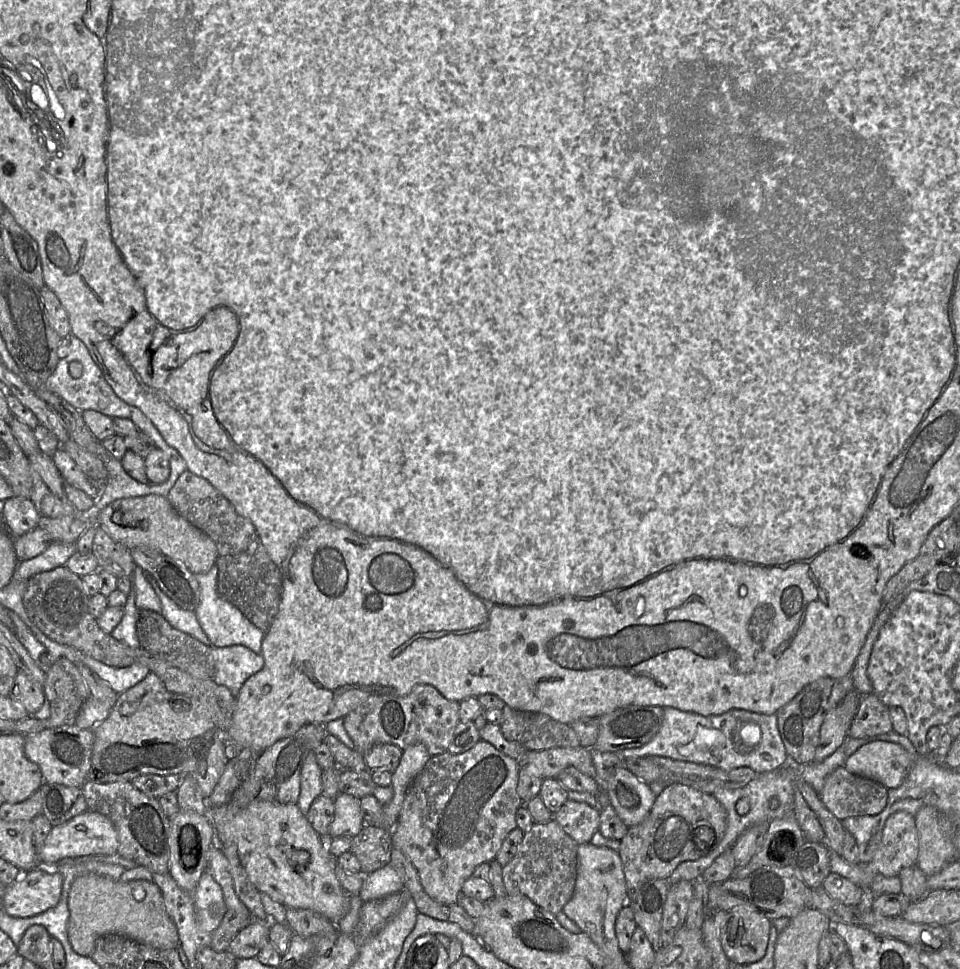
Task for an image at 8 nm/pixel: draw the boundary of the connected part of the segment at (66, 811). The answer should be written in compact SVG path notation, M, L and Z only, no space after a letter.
M44 782L40 791L41 813L52 826L61 825L87 810L81 787Z

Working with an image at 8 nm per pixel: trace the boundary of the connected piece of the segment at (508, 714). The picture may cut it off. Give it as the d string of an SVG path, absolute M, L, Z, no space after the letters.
M505 705L499 725L506 740L517 742L528 751L580 746L579 739L569 724L542 713L518 711Z

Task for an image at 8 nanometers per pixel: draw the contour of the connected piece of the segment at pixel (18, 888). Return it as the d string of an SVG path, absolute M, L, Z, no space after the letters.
M39 867L22 873L20 878L5 887L1 897L7 914L13 917L32 917L56 906L62 893L63 877L55 867Z

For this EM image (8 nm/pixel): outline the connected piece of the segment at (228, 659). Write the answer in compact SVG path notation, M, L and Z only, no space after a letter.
M243 645L212 647L212 656L215 665L214 682L226 686L235 697L237 697L244 682L264 666L262 654L256 654Z

